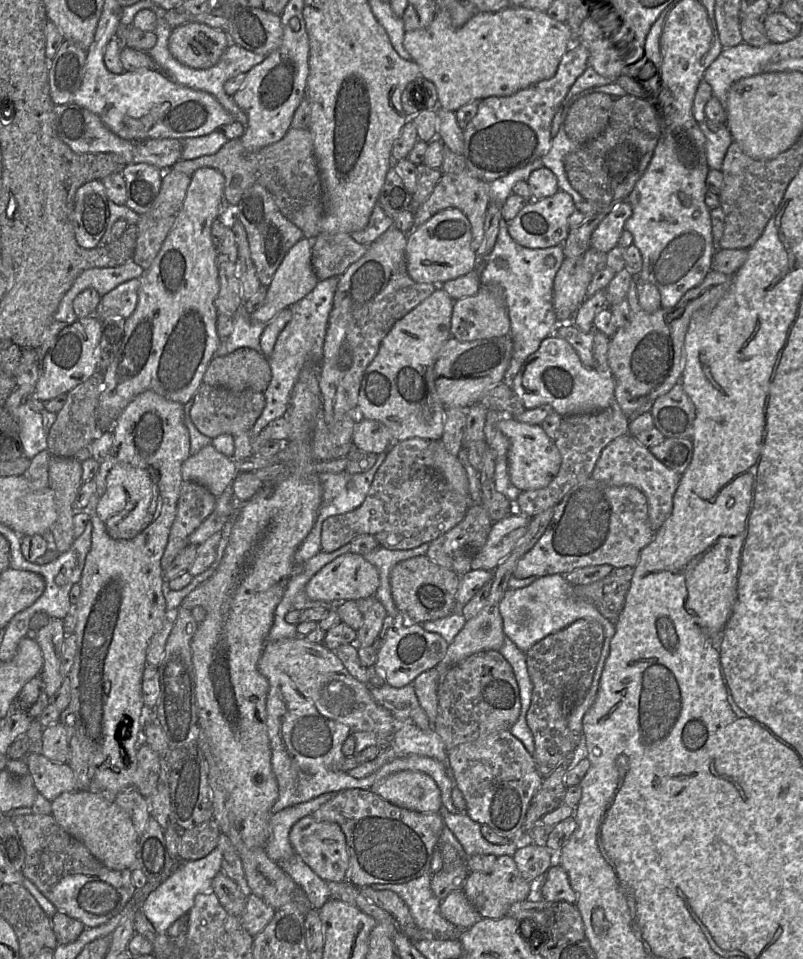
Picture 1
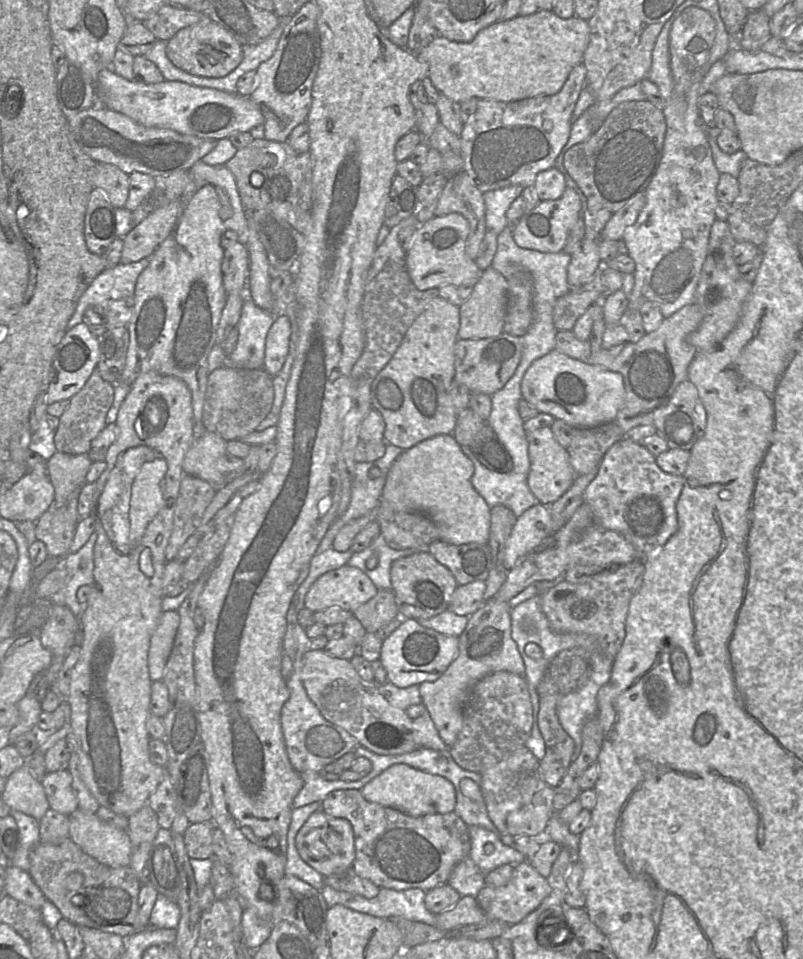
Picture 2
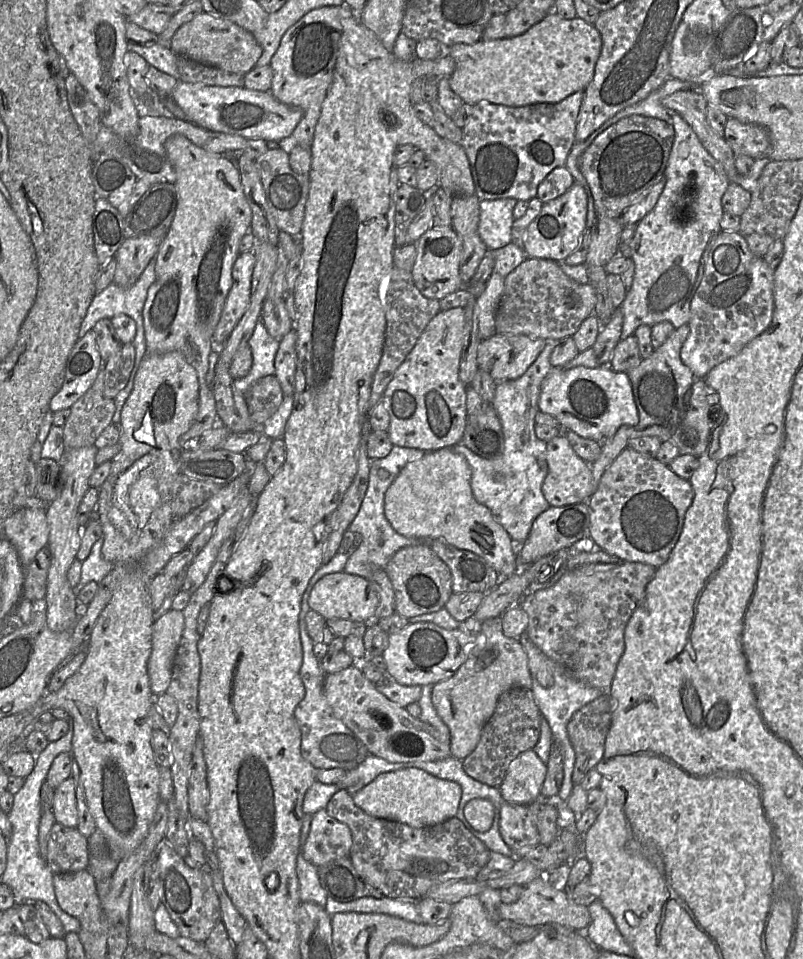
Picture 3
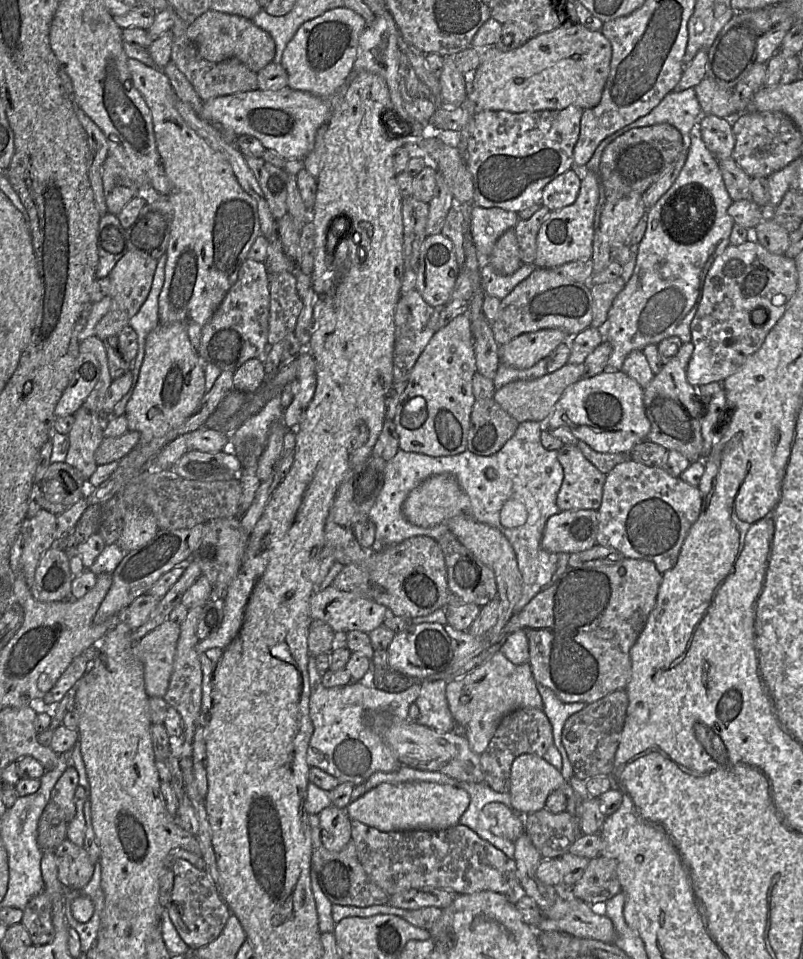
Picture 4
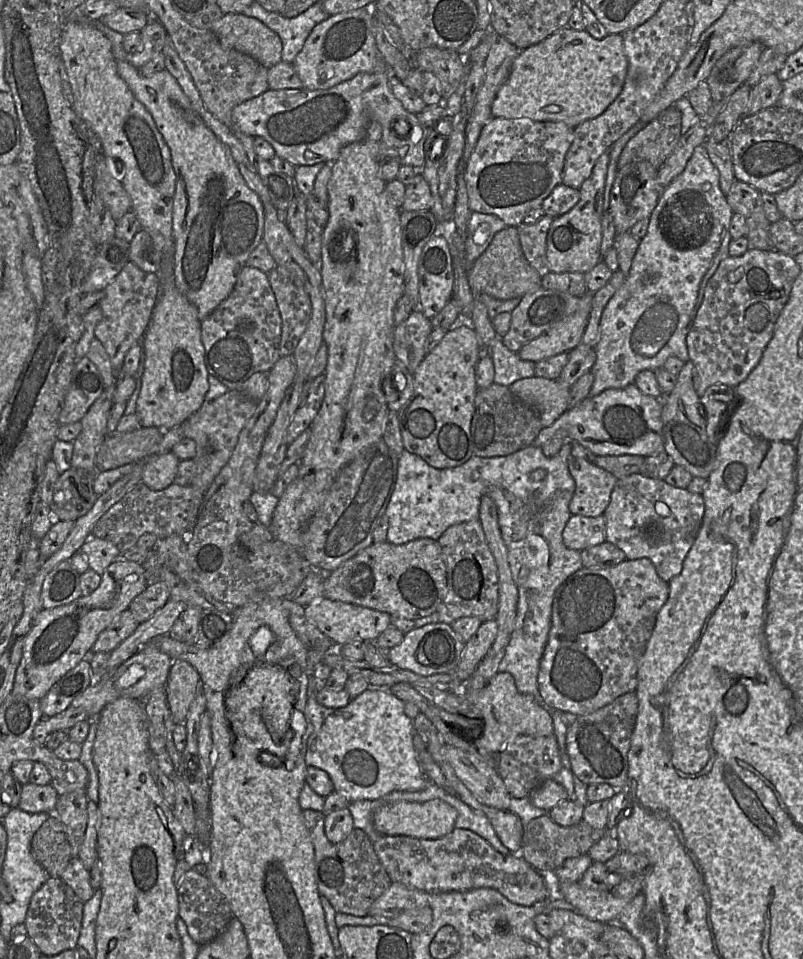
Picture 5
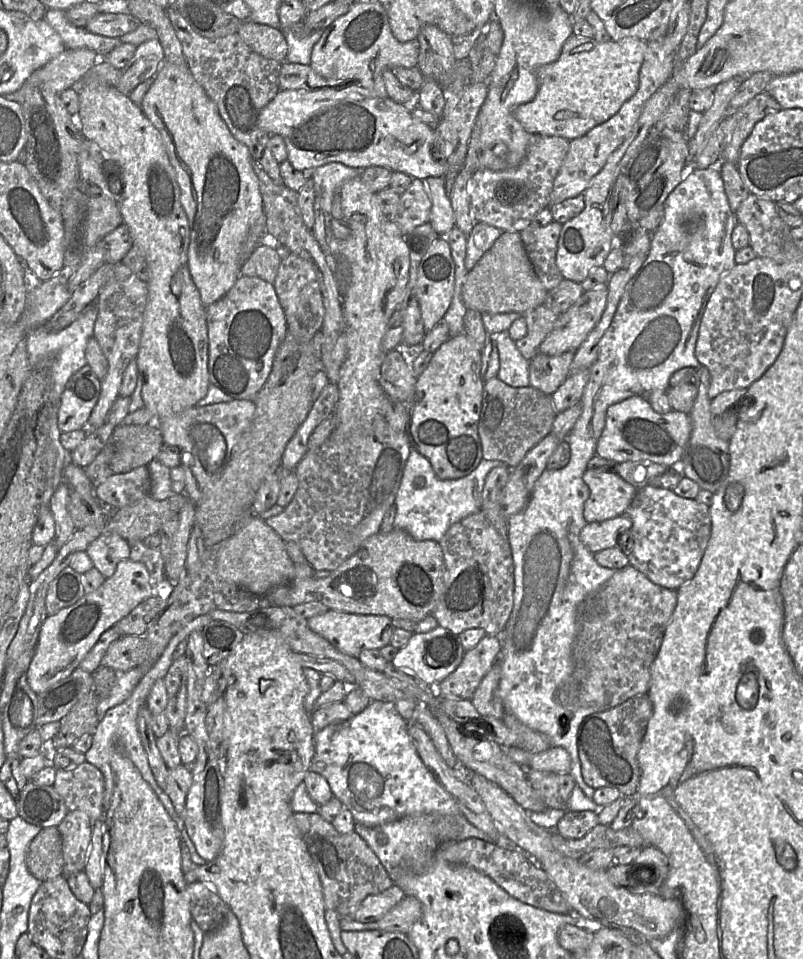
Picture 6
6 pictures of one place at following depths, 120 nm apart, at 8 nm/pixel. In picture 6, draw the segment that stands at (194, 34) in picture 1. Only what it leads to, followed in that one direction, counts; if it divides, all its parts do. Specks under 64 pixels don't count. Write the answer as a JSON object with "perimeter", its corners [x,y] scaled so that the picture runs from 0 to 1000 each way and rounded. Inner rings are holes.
{"perimeter":[[[301,22],[295,35],[304,45],[326,59],[352,65],[357,58],[357,44],[350,31],[334,26]]]}

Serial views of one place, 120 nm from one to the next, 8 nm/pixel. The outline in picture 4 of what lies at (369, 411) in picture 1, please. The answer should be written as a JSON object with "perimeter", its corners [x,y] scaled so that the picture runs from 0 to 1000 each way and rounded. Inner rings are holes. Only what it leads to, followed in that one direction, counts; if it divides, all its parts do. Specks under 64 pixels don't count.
{"perimeter":[[[577,326],[540,346],[509,390],[488,436],[499,469],[538,477],[563,475],[582,469],[585,432],[593,417],[588,407],[592,389],[587,335]]]}

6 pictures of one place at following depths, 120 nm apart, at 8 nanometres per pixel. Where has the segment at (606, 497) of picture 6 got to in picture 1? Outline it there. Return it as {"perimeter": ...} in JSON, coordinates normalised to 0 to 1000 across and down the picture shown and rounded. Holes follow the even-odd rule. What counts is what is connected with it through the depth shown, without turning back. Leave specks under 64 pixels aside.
{"perimeter":[[[628,433],[621,438],[620,446],[634,459],[631,486],[638,505],[648,512],[680,508],[694,495],[699,485],[699,473],[690,460],[672,443],[648,440],[635,433]]]}

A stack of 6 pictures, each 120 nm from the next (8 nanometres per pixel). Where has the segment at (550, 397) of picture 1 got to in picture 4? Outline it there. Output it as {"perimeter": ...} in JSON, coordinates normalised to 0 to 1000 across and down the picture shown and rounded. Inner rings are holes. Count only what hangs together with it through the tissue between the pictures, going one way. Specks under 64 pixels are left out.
{"perimeter":[[[751,387],[707,403],[676,443],[679,448],[705,445],[720,459],[750,472],[785,472],[791,464],[808,460],[804,457],[811,446],[803,431],[801,405],[775,387]]]}

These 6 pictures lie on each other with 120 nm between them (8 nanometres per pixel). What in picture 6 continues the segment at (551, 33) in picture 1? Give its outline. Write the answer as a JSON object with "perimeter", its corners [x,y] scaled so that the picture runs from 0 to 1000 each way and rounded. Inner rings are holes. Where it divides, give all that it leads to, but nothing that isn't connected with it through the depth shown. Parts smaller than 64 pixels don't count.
{"perimeter":[[[712,35],[702,45],[699,56],[691,65],[669,71],[669,98],[663,105],[645,109],[640,114],[641,123],[661,140],[696,142],[709,147],[726,142],[766,120],[776,107],[792,97],[804,50],[806,43],[790,39],[748,44],[741,39]]]}

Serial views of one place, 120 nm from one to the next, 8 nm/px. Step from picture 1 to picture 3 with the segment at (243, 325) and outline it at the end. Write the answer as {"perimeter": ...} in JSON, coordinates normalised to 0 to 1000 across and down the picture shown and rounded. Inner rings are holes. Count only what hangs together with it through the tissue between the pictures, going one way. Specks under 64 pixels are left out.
{"perimeter":[[[324,333],[309,355],[309,361],[313,363],[315,379],[308,392],[290,396],[288,403],[303,414],[313,401],[323,394],[341,391],[341,373],[347,361],[333,345],[328,335]]]}

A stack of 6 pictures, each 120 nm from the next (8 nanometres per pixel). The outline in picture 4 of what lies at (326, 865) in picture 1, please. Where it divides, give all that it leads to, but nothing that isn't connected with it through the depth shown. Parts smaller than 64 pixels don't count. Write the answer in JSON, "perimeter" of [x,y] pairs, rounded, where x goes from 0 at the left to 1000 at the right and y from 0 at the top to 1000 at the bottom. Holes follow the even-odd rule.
{"perimeter":[[[411,839],[396,848],[400,877],[412,888],[422,888],[437,876],[437,854],[431,844]]]}

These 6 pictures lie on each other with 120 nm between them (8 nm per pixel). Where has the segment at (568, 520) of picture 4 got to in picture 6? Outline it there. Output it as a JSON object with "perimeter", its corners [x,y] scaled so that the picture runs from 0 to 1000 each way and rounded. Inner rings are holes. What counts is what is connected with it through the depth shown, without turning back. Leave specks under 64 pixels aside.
{"perimeter":[[[780,536],[752,543],[731,545],[722,555],[722,563],[738,577],[768,569],[771,559],[787,548]]]}

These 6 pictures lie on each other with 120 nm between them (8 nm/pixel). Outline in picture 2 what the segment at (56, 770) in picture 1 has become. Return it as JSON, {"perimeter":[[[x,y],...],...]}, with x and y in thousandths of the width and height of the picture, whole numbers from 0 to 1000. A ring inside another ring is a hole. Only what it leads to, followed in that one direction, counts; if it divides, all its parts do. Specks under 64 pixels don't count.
{"perimeter":[[[82,803],[59,805],[51,818],[62,844],[87,851],[97,843],[97,834],[90,821],[90,808]]]}

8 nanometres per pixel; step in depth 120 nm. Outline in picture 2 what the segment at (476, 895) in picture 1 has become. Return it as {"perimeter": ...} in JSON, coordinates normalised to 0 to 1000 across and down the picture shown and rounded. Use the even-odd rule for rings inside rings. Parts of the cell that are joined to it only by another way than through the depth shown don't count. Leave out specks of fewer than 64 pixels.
{"perimeter":[[[658,898],[639,903],[634,919],[621,925],[604,923],[592,935],[606,958],[629,964],[644,964],[666,950],[685,932],[686,926],[681,917],[675,914]]]}

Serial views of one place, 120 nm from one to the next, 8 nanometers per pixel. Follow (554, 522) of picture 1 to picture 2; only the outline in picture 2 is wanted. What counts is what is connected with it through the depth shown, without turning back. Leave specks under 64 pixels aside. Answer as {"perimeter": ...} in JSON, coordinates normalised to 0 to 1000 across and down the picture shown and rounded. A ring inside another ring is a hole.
{"perimeter":[[[724,526],[707,543],[687,558],[689,566],[679,572],[650,582],[633,594],[630,604],[616,620],[616,625],[631,628],[670,606],[689,606],[709,592],[717,589],[775,590],[797,583],[797,579],[775,558],[747,548],[733,529]]]}

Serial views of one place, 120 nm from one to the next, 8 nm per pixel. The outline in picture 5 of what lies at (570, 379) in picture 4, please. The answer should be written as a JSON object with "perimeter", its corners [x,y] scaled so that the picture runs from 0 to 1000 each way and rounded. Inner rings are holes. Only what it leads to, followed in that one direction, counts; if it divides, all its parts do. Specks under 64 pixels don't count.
{"perimeter":[[[664,392],[633,404],[643,415],[670,430],[676,446],[687,443],[709,425],[710,405],[696,396]]]}

